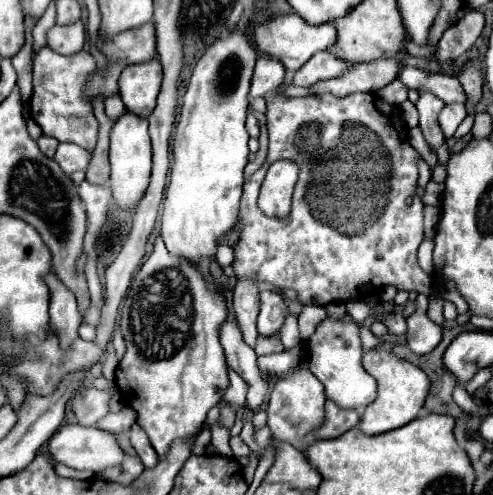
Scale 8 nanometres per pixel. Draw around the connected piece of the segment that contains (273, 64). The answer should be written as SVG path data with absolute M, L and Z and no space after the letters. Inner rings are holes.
M262 56L256 62L254 68L254 76L252 76L252 88L250 88L250 96L266 96L270 92L276 92L284 80L284 64L280 64L280 60L270 58L270 56Z

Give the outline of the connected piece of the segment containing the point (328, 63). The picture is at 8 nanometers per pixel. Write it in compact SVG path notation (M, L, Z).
M316 52L316 56L312 56L308 64L304 64L304 68L300 68L294 74L294 86L314 86L320 80L342 76L344 72L350 70L352 64L354 62L340 60L330 52Z

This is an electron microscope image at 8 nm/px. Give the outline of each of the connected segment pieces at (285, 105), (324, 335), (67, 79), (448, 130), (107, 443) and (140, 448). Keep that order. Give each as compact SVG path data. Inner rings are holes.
M270 94L266 96L266 120L268 120L268 130L270 130L270 152L268 158L264 162L264 166L260 170L256 170L250 178L246 178L244 182L244 194L240 200L240 212L238 212L238 222L234 226L234 230L240 230L238 242L234 244L234 274L238 280L254 280L258 284L266 284L272 288L292 288L298 292L298 298L302 304L318 304L318 306L326 306L330 302L348 302L348 300L360 300L366 294L370 294L374 288L382 288L382 286L394 286L398 290L416 290L418 294L434 294L434 280L432 276L428 276L416 260L416 250L420 246L420 242L424 240L424 232L422 232L422 200L418 196L414 196L414 188L416 188L416 180L418 180L418 166L416 162L420 160L420 154L410 146L408 142L408 134L404 132L404 122L400 118L400 112L396 106L388 104L386 100L380 98L372 98L372 94L350 94L344 98L338 96L330 96L330 94L320 94L320 96L306 96L306 98L288 98L282 94ZM280 158L290 158L294 162L300 164L300 180L296 184L296 194L292 196L292 208L288 212L286 218L270 218L262 212L256 212L256 200L260 194L260 186L264 180L266 170L270 168L272 162L280 160Z
M344 316L340 320L326 318L306 342L306 366L324 384L328 400L336 402L340 408L366 408L376 400L376 380L362 368L362 344L358 338L358 324Z
M48 46L36 54L34 60L34 94L30 98L30 112L46 136L60 142L74 142L86 150L94 150L98 136L98 122L92 104L84 96L90 74L96 72L96 62L90 52L80 50L72 56L60 56Z
M446 104L446 108L440 112L438 122L446 138L452 138L460 122L466 118L466 108L464 104Z
M78 424L60 426L54 432L54 436L48 440L48 452L50 452L50 458L54 462L66 464L74 470L90 470L90 472L98 472L98 470L108 468L108 466L116 466L116 464L120 464L120 460L124 456L124 452L118 446L114 434L98 430L98 428L78 426Z
M132 424L132 428L130 428L130 442L132 442L132 446L134 446L138 458L142 460L144 468L152 468L152 466L156 466L156 462L158 462L158 454L156 454L156 450L152 448L152 444L150 444L146 432L144 432L138 424Z

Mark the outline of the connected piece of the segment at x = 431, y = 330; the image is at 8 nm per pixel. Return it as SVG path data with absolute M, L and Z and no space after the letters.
M420 294L416 300L416 312L406 320L408 322L406 346L418 356L432 352L442 340L442 328L426 316L426 308L428 308L428 296Z

